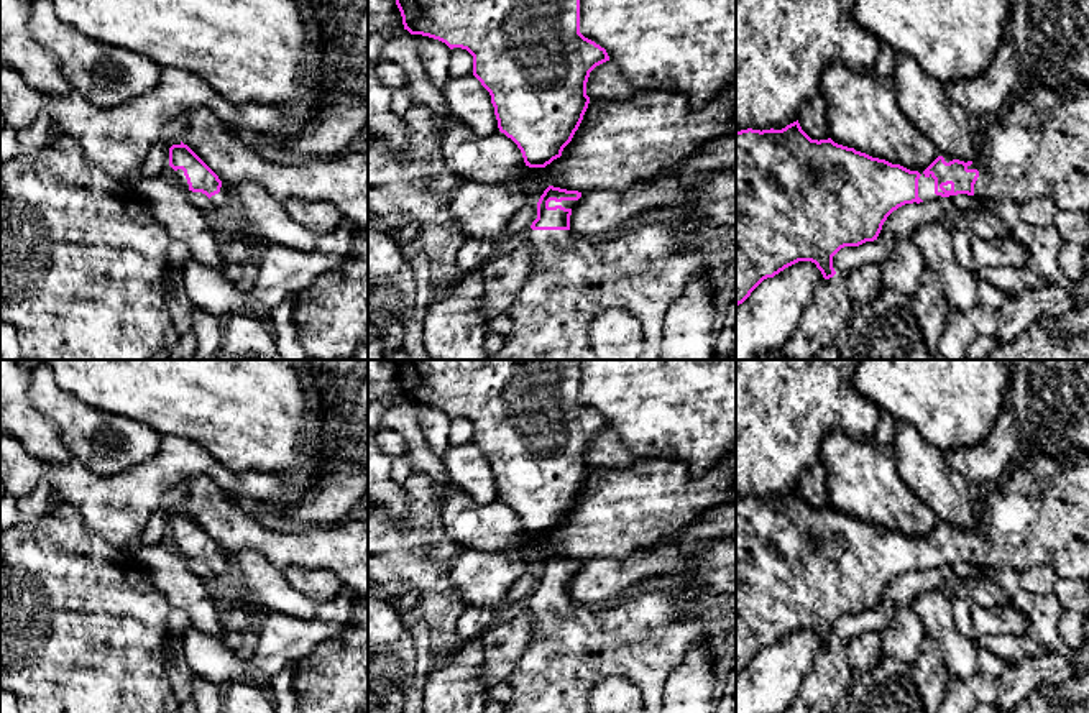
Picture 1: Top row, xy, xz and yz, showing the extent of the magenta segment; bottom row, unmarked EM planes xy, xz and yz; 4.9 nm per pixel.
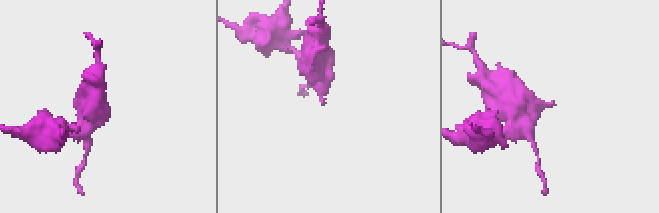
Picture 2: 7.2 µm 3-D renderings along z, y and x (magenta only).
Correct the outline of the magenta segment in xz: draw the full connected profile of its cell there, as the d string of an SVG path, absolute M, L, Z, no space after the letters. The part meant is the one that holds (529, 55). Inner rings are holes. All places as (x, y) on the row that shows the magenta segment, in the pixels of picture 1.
M396 0L404 30L462 48L473 56L473 76L489 92L498 128L511 138L529 168L562 156L588 108L590 72L609 61L604 48L580 33L580 0Z

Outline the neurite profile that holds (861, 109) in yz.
M831 61L820 76L818 92L825 100L829 138L834 143L910 171L925 171L936 159L935 145L900 110L892 79L874 72L859 74Z

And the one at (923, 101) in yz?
M895 54L892 80L900 110L938 153L974 161L979 140L971 135L967 115L948 97L944 84L925 74L908 54Z

